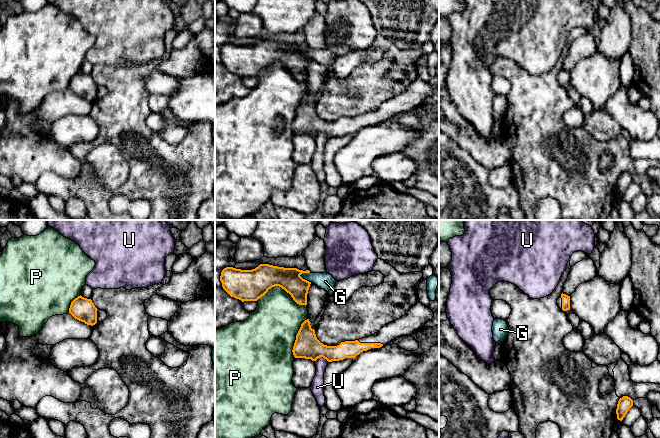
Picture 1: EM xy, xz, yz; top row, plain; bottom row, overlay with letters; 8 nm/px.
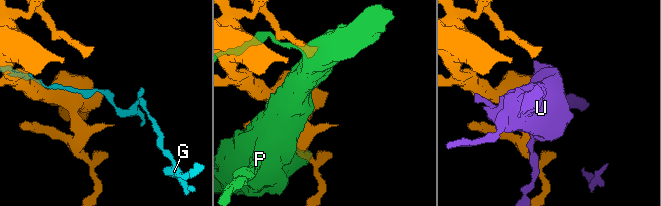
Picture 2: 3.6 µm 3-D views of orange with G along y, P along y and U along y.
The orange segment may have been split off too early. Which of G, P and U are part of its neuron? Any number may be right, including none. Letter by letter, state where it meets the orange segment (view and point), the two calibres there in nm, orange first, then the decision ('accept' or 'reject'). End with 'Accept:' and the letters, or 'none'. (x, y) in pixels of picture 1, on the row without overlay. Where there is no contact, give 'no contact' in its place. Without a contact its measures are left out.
G: xz (304, 55) | 190/130 nm | reject
P: xz (281, 63) | 260/380 nm | reject
U: xz (321, 132) | 200/100 nm | reject
Accept: none

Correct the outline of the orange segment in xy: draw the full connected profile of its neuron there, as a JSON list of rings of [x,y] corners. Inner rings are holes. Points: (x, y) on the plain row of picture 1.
[[[80,71],[71,78],[69,89],[75,95],[93,102],[97,99],[97,86],[91,75]]]

